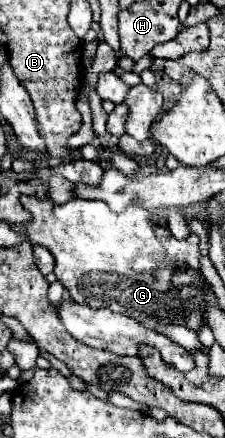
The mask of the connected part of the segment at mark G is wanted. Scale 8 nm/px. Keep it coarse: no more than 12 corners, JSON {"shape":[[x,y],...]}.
{"shape":[[24,196],[78,304],[146,328],[204,326],[200,238],[150,212]]}

